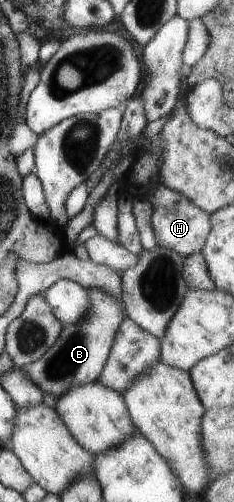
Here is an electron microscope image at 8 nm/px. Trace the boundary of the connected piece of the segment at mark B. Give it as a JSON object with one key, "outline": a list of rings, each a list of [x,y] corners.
{"outline":[[[87,287],[87,291],[89,291],[87,301],[91,305],[87,317],[79,319],[77,323],[73,321],[65,325],[57,341],[49,347],[41,359],[23,366],[23,373],[33,381],[33,385],[37,385],[43,391],[42,395],[61,397],[65,390],[70,391],[73,387],[96,381],[107,363],[119,326],[127,317],[122,299],[115,299],[107,295],[107,291],[97,287]]]}

